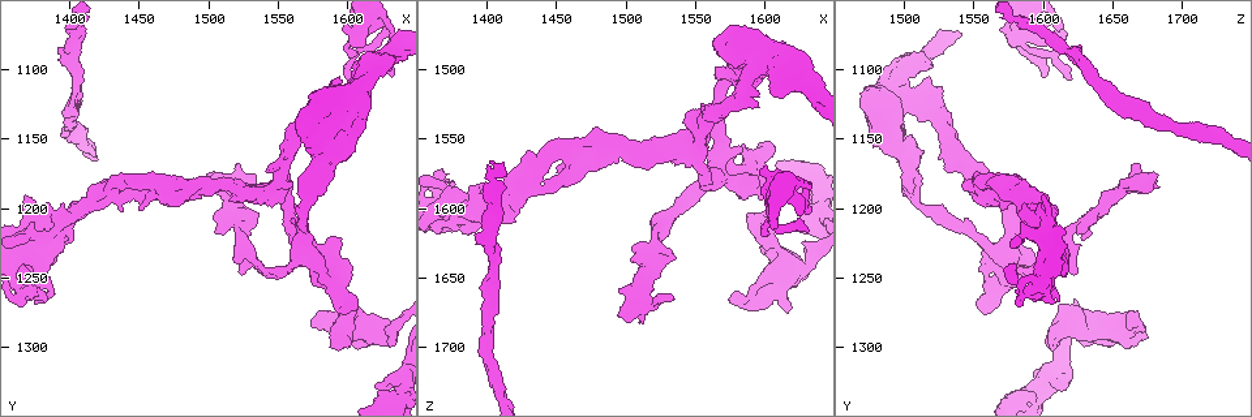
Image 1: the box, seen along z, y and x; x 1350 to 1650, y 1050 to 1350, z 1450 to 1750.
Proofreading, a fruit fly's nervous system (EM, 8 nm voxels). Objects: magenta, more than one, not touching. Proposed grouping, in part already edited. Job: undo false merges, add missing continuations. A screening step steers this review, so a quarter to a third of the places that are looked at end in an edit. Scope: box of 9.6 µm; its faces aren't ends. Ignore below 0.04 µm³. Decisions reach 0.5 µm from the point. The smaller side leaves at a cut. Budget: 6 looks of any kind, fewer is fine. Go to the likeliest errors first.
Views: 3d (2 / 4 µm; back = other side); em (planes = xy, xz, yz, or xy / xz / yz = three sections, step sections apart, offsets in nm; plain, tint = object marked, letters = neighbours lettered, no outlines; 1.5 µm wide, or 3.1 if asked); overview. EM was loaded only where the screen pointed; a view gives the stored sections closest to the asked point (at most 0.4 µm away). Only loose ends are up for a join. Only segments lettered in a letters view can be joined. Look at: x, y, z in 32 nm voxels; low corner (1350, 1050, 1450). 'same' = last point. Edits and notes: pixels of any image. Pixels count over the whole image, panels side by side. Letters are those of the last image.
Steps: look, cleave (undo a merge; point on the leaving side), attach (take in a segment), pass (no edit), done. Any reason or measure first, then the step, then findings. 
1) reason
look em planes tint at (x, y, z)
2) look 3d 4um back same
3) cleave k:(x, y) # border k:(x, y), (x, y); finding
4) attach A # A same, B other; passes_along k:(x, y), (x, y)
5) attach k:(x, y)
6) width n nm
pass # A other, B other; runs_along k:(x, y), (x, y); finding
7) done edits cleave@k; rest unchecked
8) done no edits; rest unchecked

thick end
look em planes letters at (1620, 1328, 1612)

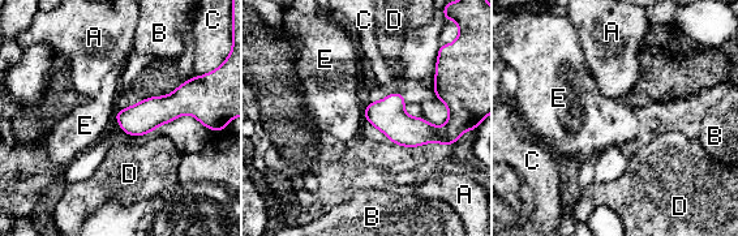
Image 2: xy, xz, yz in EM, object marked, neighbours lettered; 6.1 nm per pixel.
longest_contact E 80 nm
pass # A other, B other, C other, D other, E other; border 2:(364, 107), (365, 119); no lettered segment goes on from it

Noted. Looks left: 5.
free end
look 3d 4um at (1600, 1086, 1590)

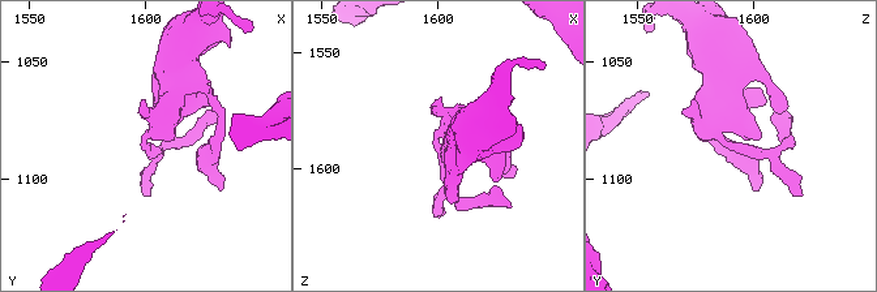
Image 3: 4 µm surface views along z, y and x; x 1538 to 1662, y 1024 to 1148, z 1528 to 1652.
look em planes letters at (1600, 1086, 1588)

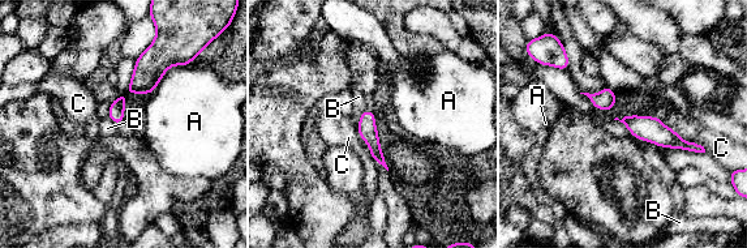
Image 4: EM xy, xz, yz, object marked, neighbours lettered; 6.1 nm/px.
pass # A other, B other, C other; runs_along 4:(626, 120), (698, 148); no lettered segment goes on from it

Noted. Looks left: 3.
branch stops here
look em planes letters at (1578, 1274, 1662)

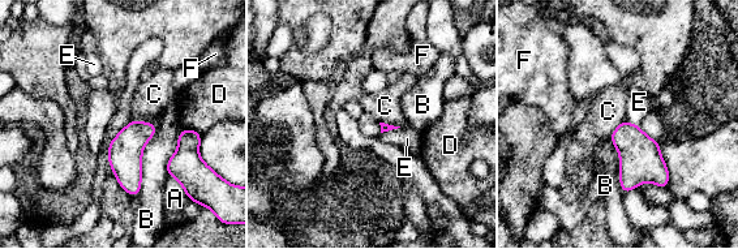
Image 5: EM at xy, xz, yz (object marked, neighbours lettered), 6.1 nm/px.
pass # A other, B other, C other, D other, E other, F other; no lettered segment goes on from it

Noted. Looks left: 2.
done no edits; rest unchecked

